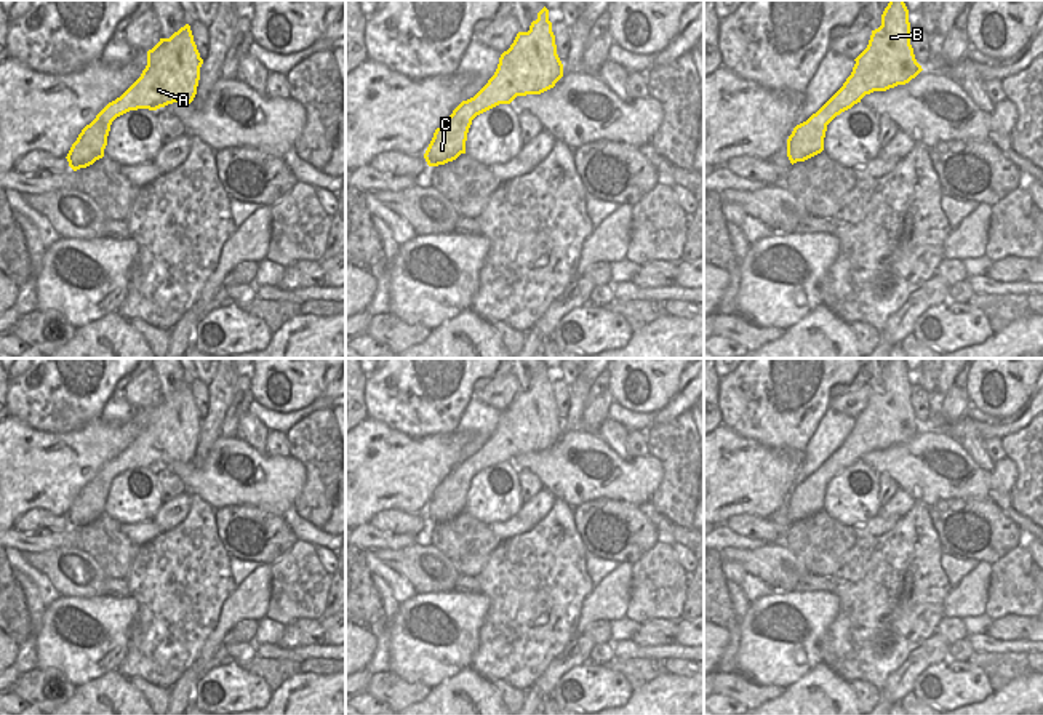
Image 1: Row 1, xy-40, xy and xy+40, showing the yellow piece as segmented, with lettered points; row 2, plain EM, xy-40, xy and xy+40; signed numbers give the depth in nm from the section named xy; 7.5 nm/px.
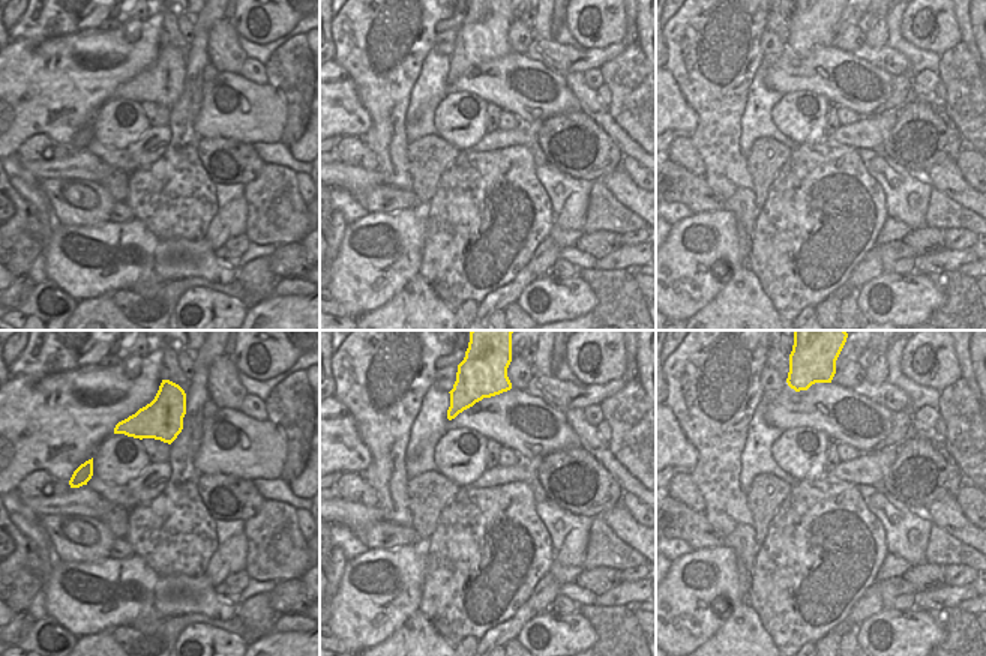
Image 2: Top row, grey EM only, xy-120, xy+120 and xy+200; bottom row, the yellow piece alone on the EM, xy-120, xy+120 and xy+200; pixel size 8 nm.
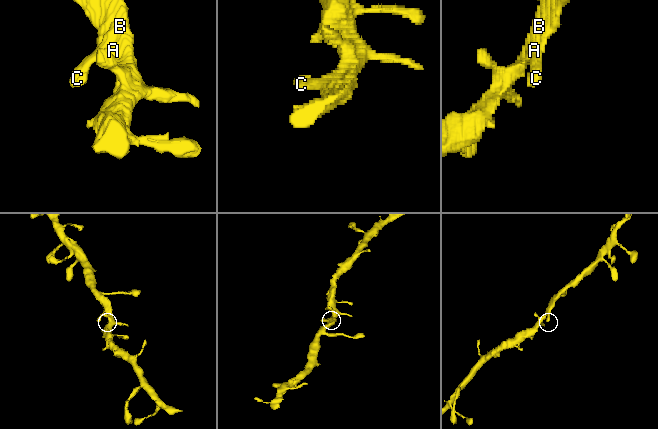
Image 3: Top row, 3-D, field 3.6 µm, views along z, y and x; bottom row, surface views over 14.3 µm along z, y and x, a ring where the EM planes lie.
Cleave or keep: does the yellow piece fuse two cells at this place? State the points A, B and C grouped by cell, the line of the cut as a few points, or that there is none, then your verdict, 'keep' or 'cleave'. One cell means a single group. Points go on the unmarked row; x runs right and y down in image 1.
A B C; no cut; keep

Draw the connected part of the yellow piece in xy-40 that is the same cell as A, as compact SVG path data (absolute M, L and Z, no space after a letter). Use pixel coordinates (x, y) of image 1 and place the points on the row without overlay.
M186 382L147 409L141 435L86 483L72 502L67 520L77 529L104 515L112 480L138 467L157 469L173 461L190 462L197 453L203 417Z

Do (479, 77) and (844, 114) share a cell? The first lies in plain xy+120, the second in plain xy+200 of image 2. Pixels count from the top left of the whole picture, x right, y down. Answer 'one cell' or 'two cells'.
two cells

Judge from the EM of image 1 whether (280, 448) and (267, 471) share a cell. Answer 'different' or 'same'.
different

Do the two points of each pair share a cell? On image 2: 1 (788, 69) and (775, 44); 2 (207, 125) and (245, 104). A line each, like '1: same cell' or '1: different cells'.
1: different cells
2: same cell

